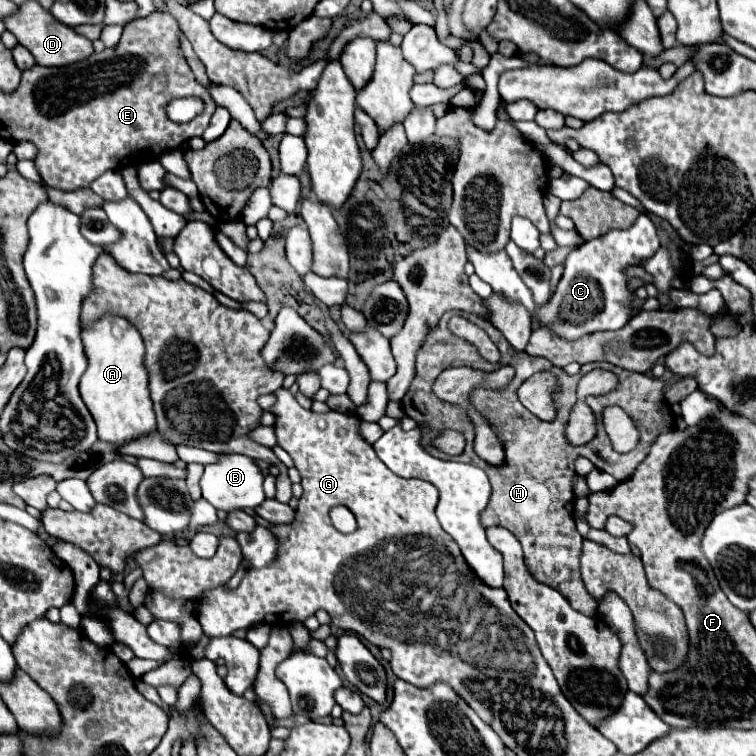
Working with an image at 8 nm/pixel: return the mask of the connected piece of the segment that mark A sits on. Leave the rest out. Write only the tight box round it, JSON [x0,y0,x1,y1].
[80,314,156,444]

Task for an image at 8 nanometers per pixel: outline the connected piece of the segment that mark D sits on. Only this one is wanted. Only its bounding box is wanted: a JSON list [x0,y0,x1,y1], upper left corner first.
[4,2,94,66]

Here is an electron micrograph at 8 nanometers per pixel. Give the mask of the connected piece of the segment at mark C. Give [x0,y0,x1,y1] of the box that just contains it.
[538,216,658,340]

